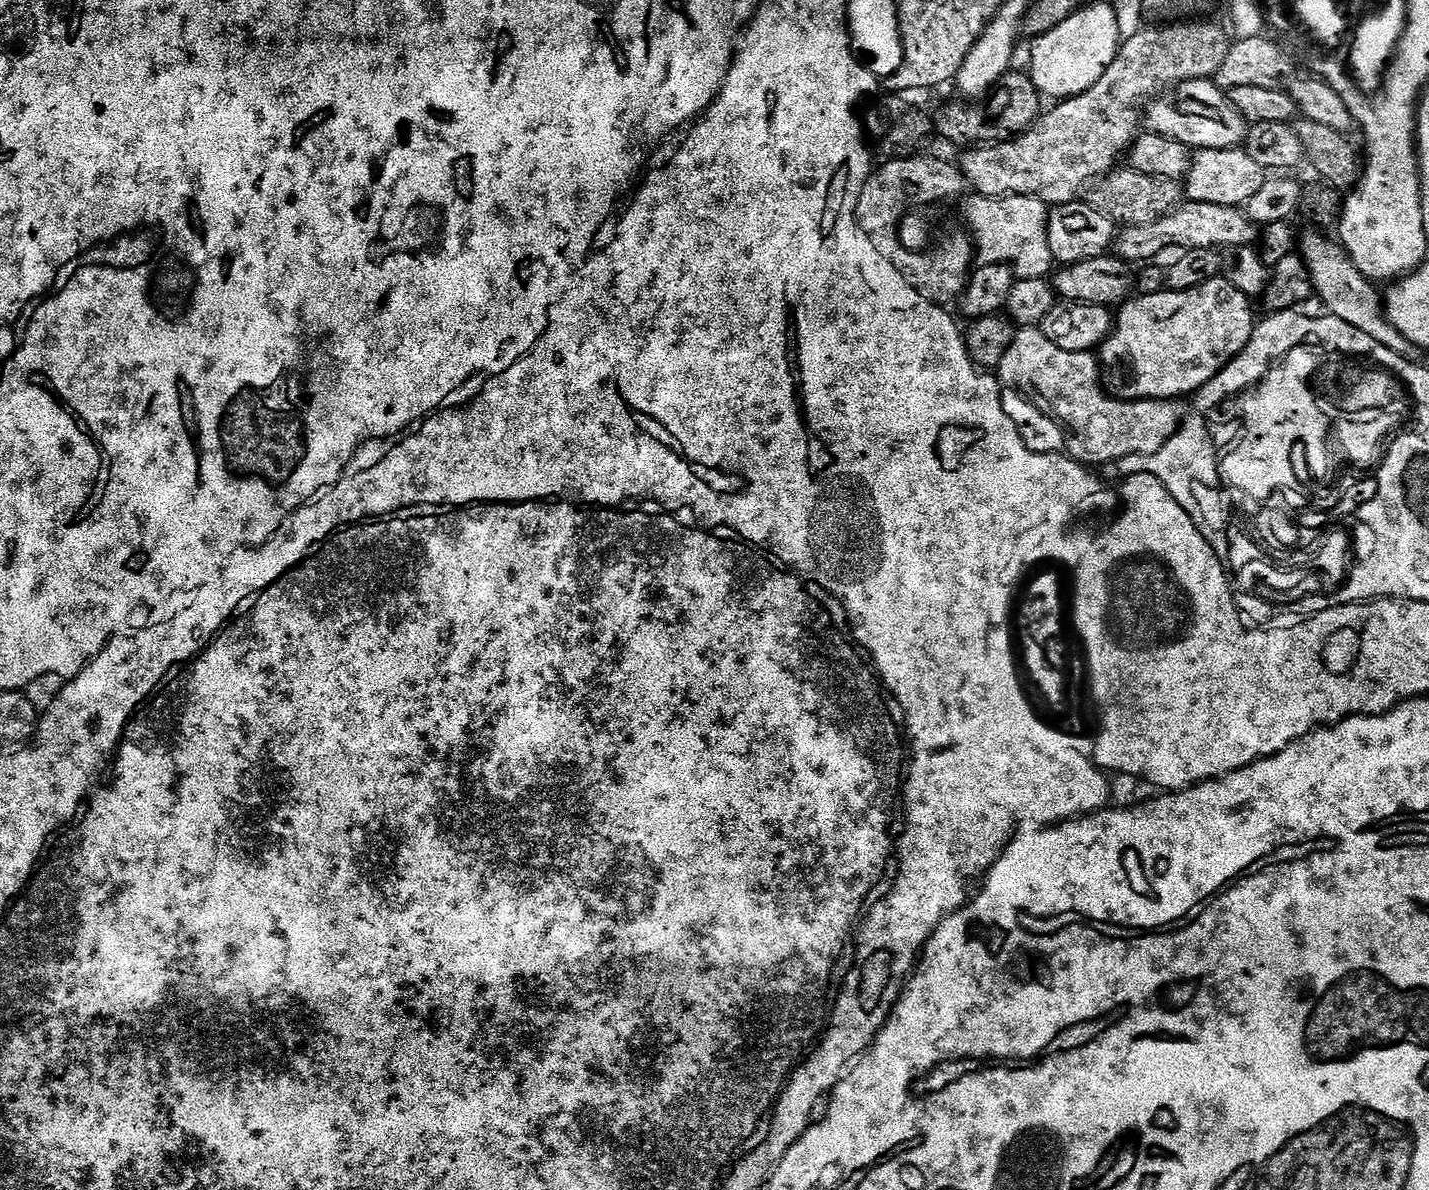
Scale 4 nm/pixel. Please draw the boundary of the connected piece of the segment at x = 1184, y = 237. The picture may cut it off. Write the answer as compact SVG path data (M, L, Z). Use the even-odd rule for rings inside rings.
M1188 202L1172 212L1171 215L1164 216L1163 219L1154 224L1137 224L1125 227L1119 233L1114 248L1119 259L1129 262L1137 262L1136 260L1152 262L1168 246L1182 246L1189 250L1197 248L1227 250L1230 248L1246 248L1255 245L1257 240L1258 226L1248 217L1248 213L1243 207L1231 208L1217 204Z

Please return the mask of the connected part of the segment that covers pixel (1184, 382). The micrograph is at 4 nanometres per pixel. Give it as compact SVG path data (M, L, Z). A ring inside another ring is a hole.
M1217 278L1197 288L1182 290L1181 292L1161 290L1149 296L1137 295L1135 298L1129 299L1119 309L1119 312L1121 311L1120 316L1118 312L1118 319L1115 321L1112 331L1108 333L1108 339L1098 349L1098 359L1106 373L1107 383L1109 385L1112 383L1117 388L1115 391L1121 400L1180 400L1185 398L1184 396L1189 395L1188 397L1191 397L1200 389L1205 388L1250 342L1252 332L1255 331L1258 323L1257 317L1252 317L1252 304L1253 301L1250 297L1242 294L1242 290L1238 290L1238 286L1231 284L1227 278Z

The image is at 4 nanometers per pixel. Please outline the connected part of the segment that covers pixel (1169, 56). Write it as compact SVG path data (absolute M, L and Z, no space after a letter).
M1168 22L1163 26L1148 26L1152 28L1134 33L1129 40L1127 37L1106 74L1102 74L1100 81L1090 91L1057 103L1052 106L1056 108L1049 112L1047 109L1042 119L1022 136L987 146L969 147L962 163L965 181L971 187L973 184L976 187L973 189L982 196L1033 196L1049 206L1073 203L1084 187L1087 189L1093 181L1107 176L1121 163L1119 160L1141 135L1142 109L1149 101L1167 93L1164 91L1175 84L1177 87L1186 80L1207 80L1219 72L1226 62L1230 39L1218 25L1204 23L1208 22Z

